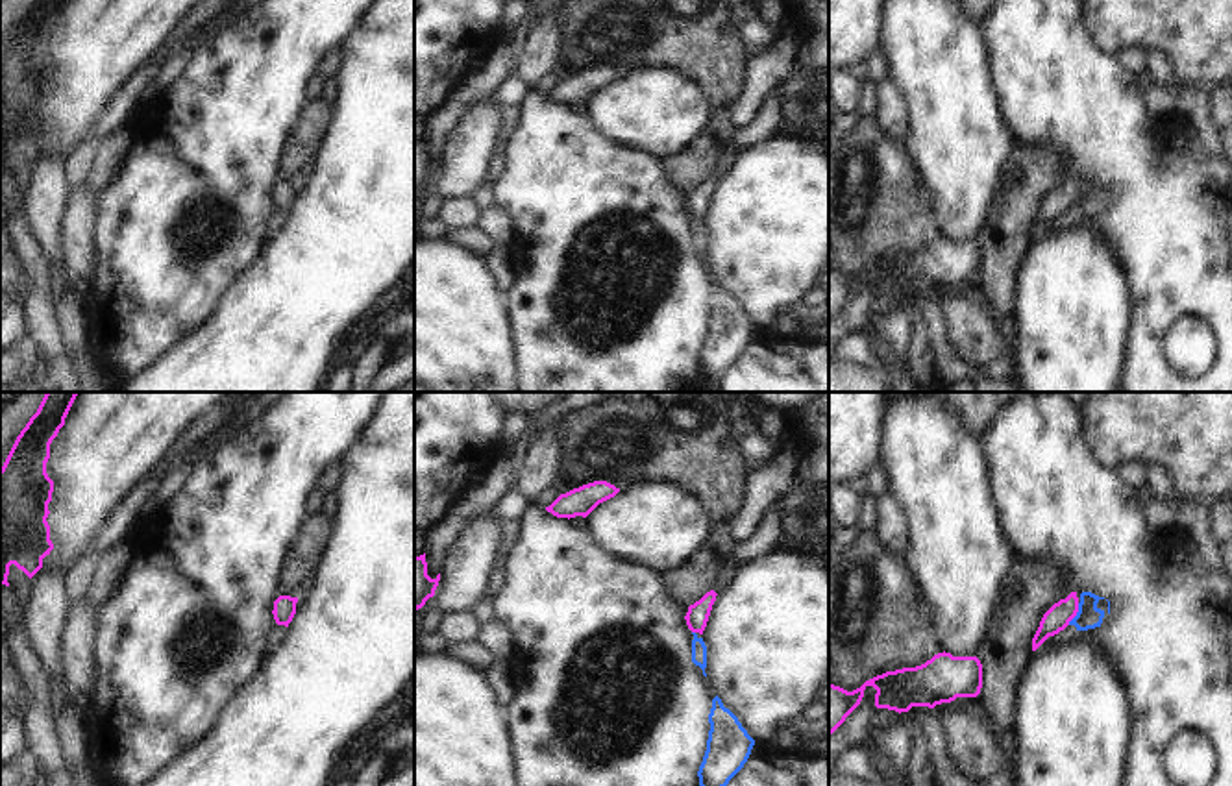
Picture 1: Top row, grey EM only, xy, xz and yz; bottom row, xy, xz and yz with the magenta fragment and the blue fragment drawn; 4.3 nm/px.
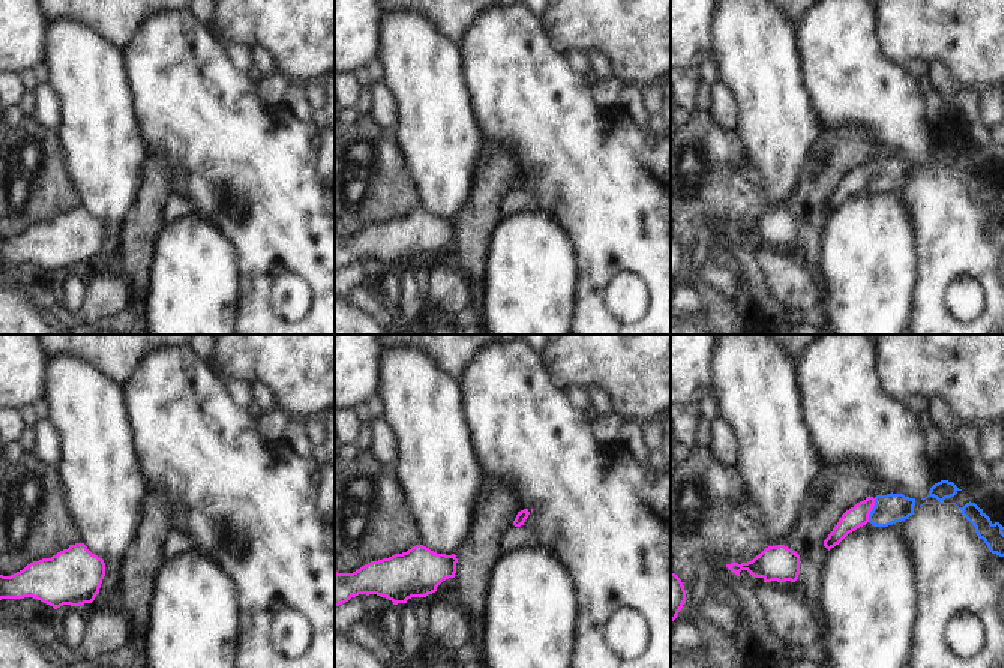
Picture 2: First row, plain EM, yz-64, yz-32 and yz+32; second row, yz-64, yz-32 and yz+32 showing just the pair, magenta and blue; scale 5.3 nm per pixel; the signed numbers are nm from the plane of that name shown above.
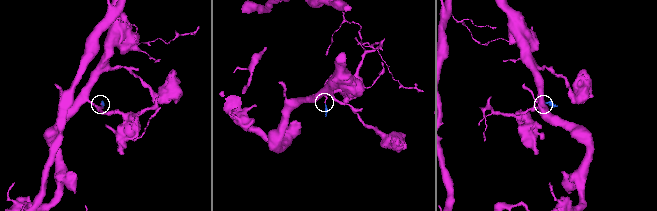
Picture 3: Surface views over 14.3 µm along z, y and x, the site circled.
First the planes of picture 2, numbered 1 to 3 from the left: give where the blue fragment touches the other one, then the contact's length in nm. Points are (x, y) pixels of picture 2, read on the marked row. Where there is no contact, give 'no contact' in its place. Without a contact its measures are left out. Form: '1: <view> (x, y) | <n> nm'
1: no contact
2: no contact
3: yz+32 (871, 511) | 130 nm

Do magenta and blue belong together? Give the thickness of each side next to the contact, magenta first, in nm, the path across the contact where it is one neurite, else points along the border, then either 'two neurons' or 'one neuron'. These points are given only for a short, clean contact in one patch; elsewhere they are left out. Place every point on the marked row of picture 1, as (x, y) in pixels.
110 nm thick on the magenta side, 110 nm on the other; runs through yz (1057, 618), (1060, 614), (1075, 614), (1088, 616); one neuron

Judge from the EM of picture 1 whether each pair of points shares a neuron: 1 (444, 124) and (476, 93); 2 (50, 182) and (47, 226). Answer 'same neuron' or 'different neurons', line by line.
1: same neuron
2: same neuron

